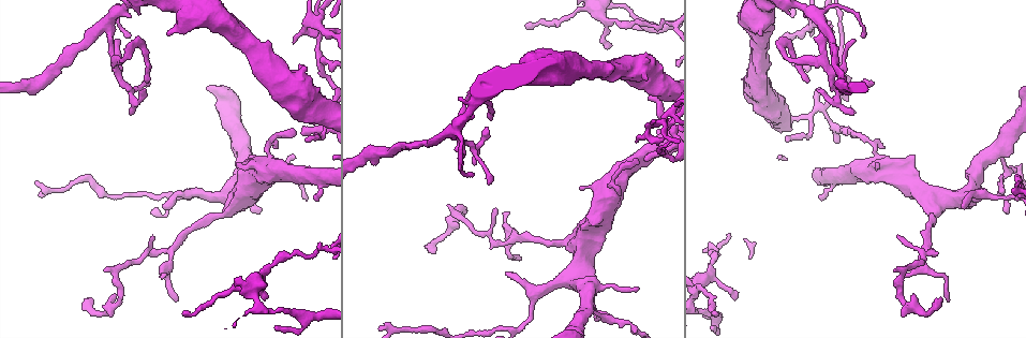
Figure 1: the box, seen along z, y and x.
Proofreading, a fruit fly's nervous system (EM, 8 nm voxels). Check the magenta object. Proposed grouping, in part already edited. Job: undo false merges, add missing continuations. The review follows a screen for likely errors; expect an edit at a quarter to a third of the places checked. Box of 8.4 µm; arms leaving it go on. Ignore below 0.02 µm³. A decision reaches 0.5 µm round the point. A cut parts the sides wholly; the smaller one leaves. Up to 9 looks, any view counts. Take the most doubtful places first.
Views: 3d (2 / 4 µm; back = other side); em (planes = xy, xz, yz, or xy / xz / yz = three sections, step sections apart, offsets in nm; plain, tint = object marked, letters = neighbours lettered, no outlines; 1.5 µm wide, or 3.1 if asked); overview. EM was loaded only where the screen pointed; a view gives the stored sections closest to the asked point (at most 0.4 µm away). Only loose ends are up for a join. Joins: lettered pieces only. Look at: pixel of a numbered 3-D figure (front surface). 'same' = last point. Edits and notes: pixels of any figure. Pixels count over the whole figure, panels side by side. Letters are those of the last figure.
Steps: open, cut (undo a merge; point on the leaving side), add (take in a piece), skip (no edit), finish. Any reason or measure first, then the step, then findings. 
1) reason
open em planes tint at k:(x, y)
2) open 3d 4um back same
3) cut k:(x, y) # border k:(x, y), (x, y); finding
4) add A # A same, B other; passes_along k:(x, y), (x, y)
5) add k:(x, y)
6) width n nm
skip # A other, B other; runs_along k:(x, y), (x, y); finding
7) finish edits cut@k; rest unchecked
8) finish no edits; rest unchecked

free end
open 3d 2um back at 1:(963, 205)

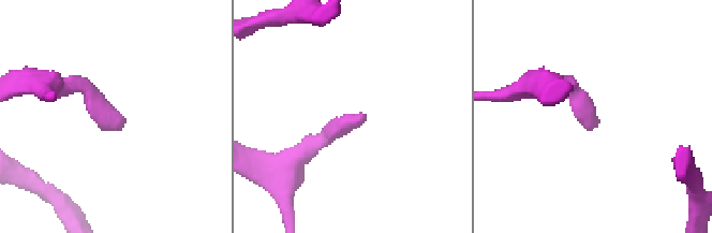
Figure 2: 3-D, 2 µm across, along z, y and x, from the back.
open em planes letters at 2:(366, 117)

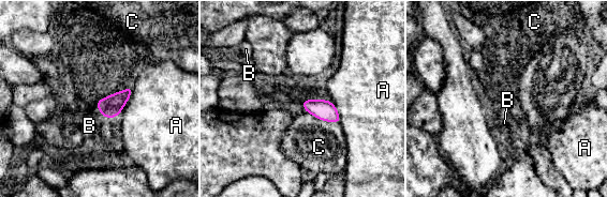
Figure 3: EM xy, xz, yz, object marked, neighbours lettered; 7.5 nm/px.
width 150 nm
add 3:(89, 125) # A other, B same, C other; passes_along 3:(110, 106), (101, 112), (89, 125); the neuron continues

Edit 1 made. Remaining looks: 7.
branch stops here
open 3d 2um at 1:(488, 127)

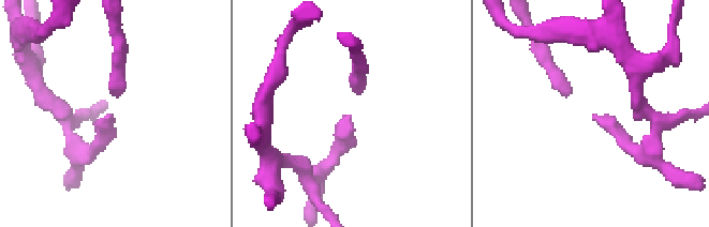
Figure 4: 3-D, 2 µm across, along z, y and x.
shape alone is not enough
open em xy step 4 letters at 4:(592, 115)

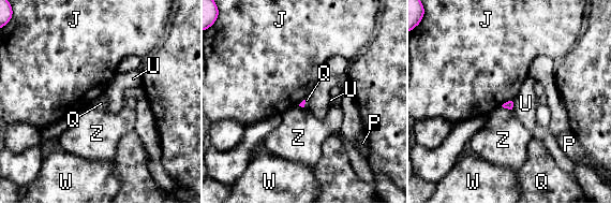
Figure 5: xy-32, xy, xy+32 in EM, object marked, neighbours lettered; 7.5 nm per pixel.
another direction
open em planes letters same

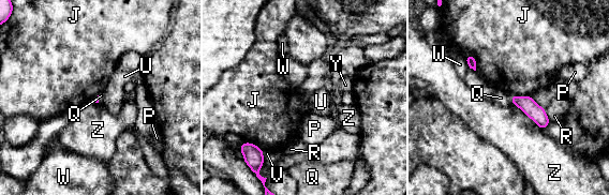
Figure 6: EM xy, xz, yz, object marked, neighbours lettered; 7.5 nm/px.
skip # J other, P other, Q other, R other, U other, V other, W other, Y other, Z other; border 6:(509, 95), (511, 103); none of them fits

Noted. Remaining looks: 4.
tapers out
open em yz step 8 tint at 1:(92, 300)

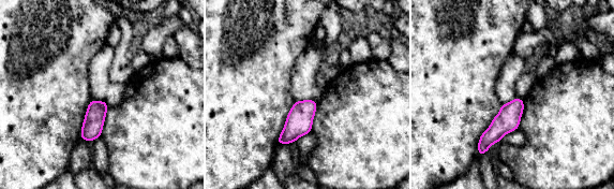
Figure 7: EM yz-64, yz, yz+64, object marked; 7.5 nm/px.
open em yz step 8 letters same

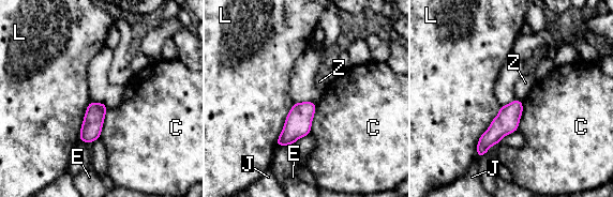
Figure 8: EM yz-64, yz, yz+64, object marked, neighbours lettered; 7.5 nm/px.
skip # C other, E other, J other, L other, Z other; border 8:(516, 99), (521, 101); none of them fits

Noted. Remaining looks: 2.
an open end
open 3d 4um at 1:(651, 95)

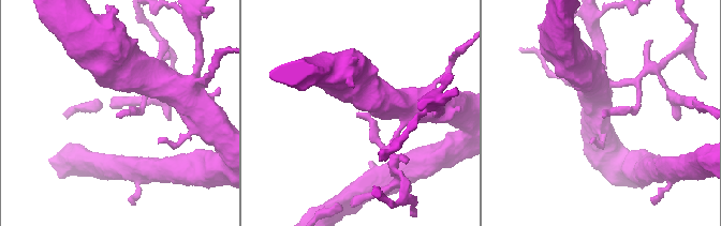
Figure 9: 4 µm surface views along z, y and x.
shape alone is not enough
open em planes letters at 9:(116, 114)

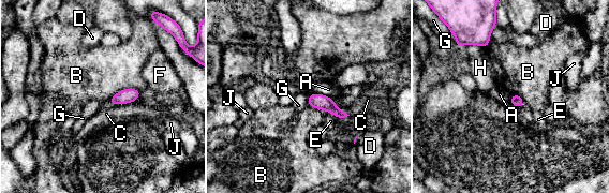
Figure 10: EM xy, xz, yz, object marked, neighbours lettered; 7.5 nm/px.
width 90 nm
skip # A other, B other, C other, D other, E other, F other, G other, H other, J other; border 10:(309, 95), (307, 104); none of them fits

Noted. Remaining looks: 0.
finish edits add@3; rest unchecked

